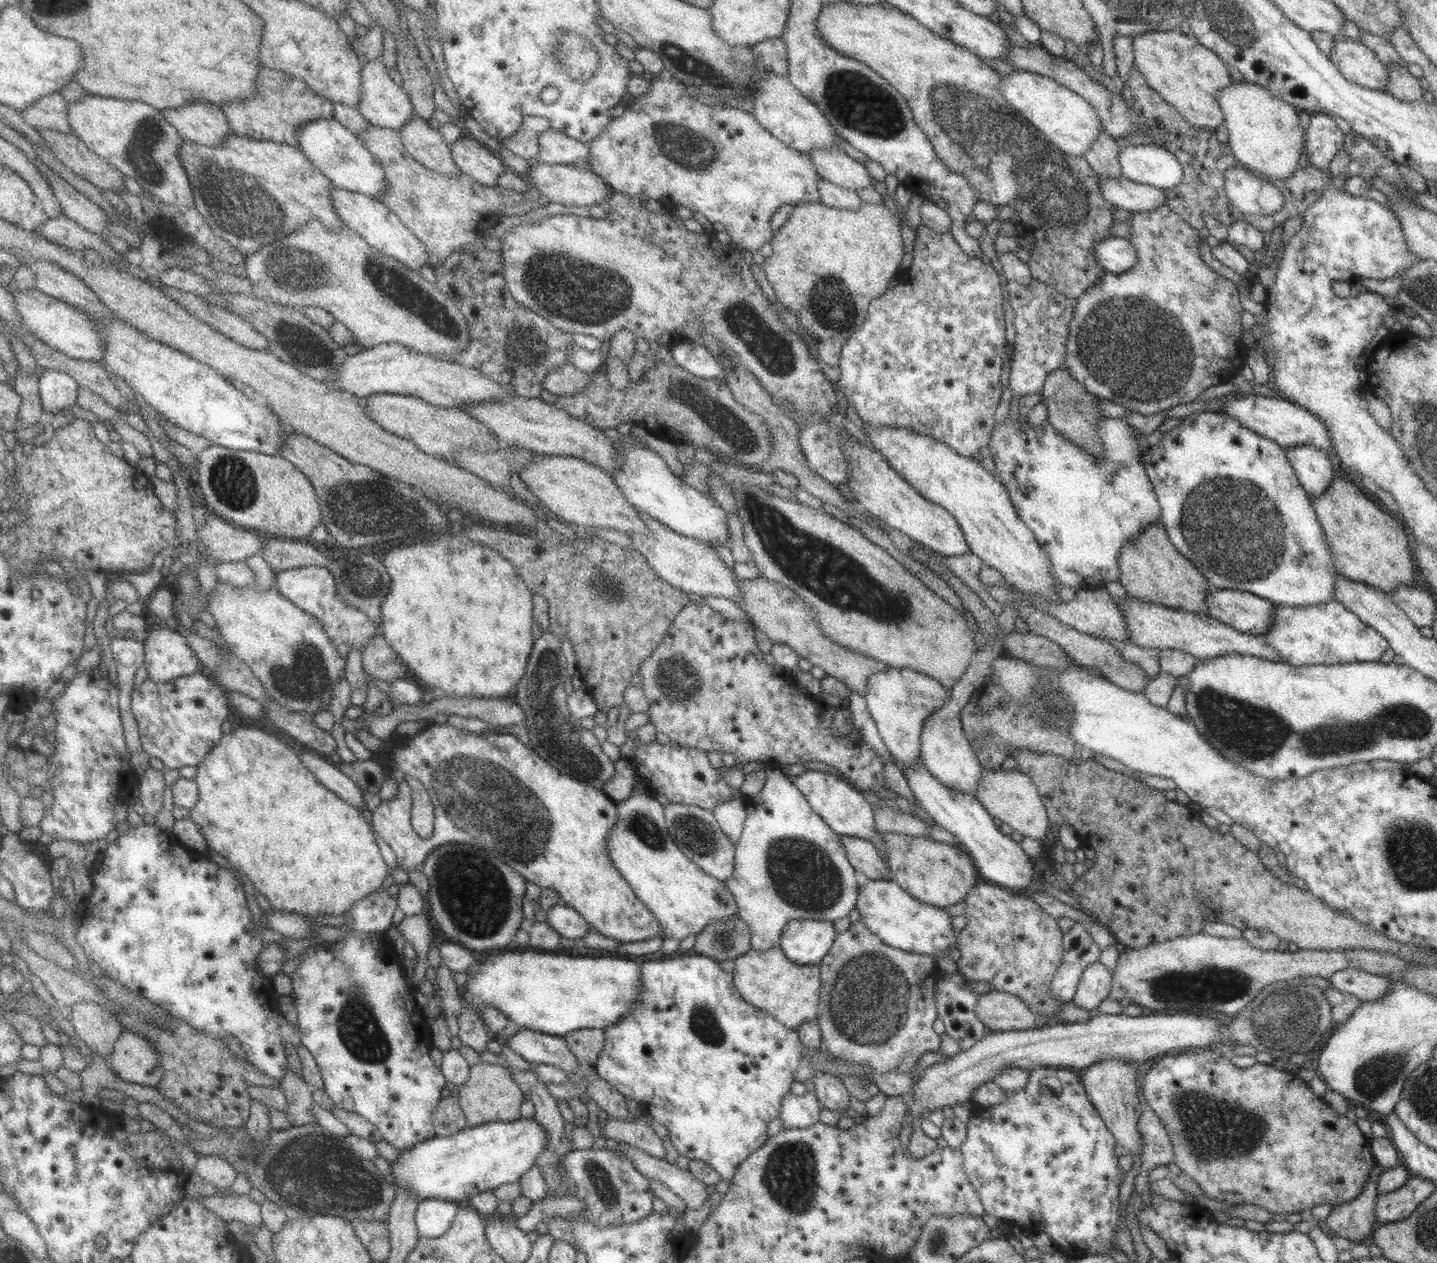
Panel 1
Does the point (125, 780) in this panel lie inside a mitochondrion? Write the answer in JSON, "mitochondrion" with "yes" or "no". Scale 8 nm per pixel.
{"mitochondrion":"no"}

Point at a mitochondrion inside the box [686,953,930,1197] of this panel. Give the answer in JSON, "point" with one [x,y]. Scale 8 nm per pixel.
{"point":[705,1025]}

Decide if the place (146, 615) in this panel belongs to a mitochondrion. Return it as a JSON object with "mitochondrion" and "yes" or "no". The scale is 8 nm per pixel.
{"mitochondrion":"no"}

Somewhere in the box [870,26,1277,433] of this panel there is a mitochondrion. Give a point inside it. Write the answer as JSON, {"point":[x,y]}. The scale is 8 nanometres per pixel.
{"point":[972,125]}

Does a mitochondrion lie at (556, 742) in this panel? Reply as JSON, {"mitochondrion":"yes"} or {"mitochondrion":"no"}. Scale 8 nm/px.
{"mitochondrion":"yes"}

